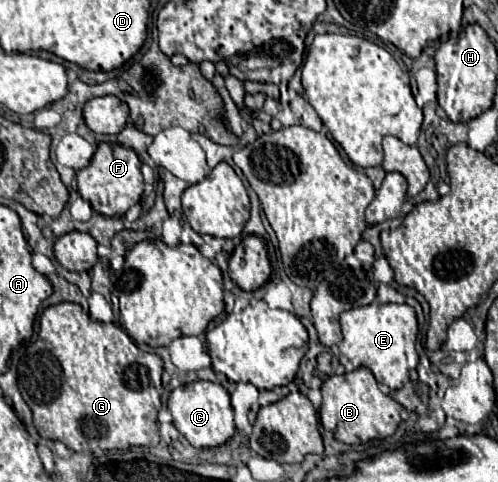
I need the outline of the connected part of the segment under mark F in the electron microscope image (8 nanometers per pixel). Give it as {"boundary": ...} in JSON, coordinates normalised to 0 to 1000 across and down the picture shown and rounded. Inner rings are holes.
{"boundary":[[[201,295],[193,303],[193,320],[185,336],[157,353],[153,373],[157,373],[157,398],[169,415],[185,423],[185,432],[205,444],[205,448],[233,448],[233,444],[253,444],[265,423],[273,423],[285,402],[289,402],[289,365],[281,357],[285,336],[273,324],[265,307],[253,307],[245,299],[213,299]]]}

